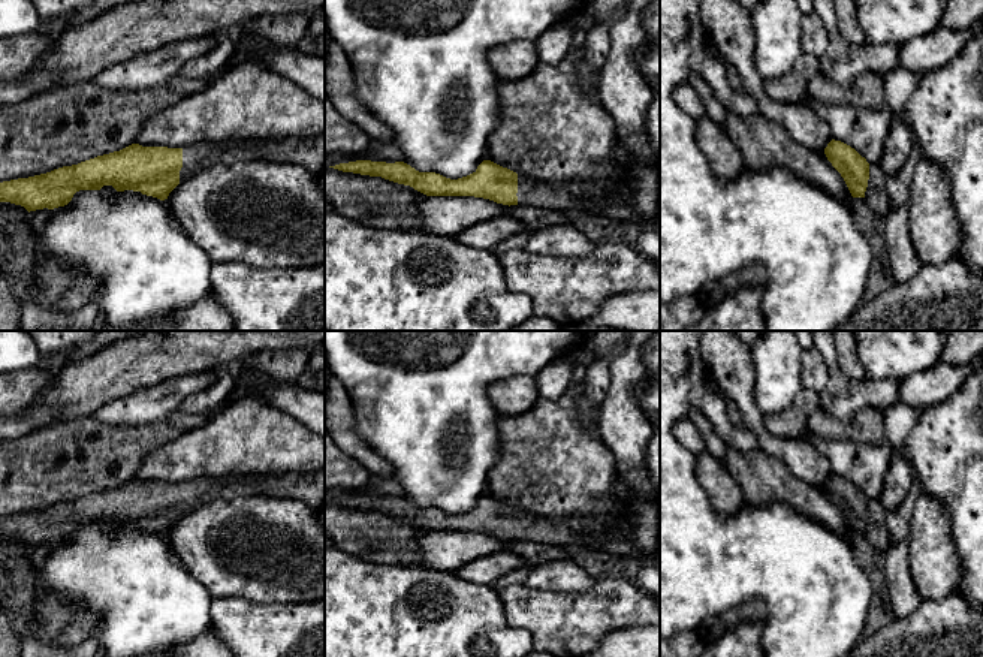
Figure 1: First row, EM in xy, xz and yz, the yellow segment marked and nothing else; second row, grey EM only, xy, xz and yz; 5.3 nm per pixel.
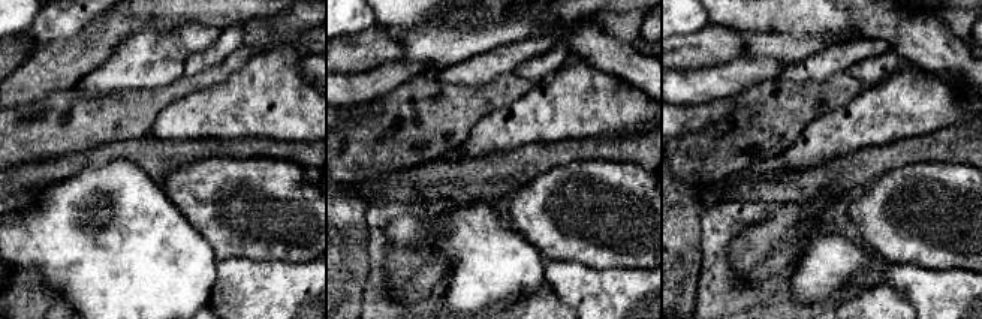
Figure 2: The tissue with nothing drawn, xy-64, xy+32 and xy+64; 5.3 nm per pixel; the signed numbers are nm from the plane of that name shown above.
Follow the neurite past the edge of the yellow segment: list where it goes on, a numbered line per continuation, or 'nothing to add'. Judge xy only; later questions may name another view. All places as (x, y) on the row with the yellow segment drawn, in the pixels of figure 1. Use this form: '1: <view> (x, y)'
1: xy (305, 151)

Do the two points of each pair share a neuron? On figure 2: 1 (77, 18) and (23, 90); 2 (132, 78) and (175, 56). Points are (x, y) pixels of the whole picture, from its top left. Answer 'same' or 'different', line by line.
1: different
2: same

